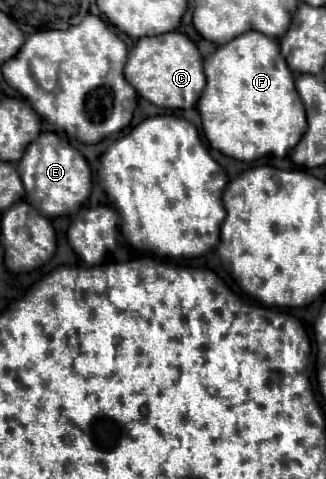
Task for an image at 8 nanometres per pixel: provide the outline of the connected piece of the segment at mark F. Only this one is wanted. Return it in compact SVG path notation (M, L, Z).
M257 31L235 37L233 41L217 47L217 51L205 59L205 77L207 85L197 103L197 109L203 121L203 133L213 149L227 157L251 163L265 155L285 157L291 147L295 147L299 135L303 135L303 127L307 127L307 121L303 115L303 103L293 85L293 73L289 71L279 51L277 39L259 35Z

